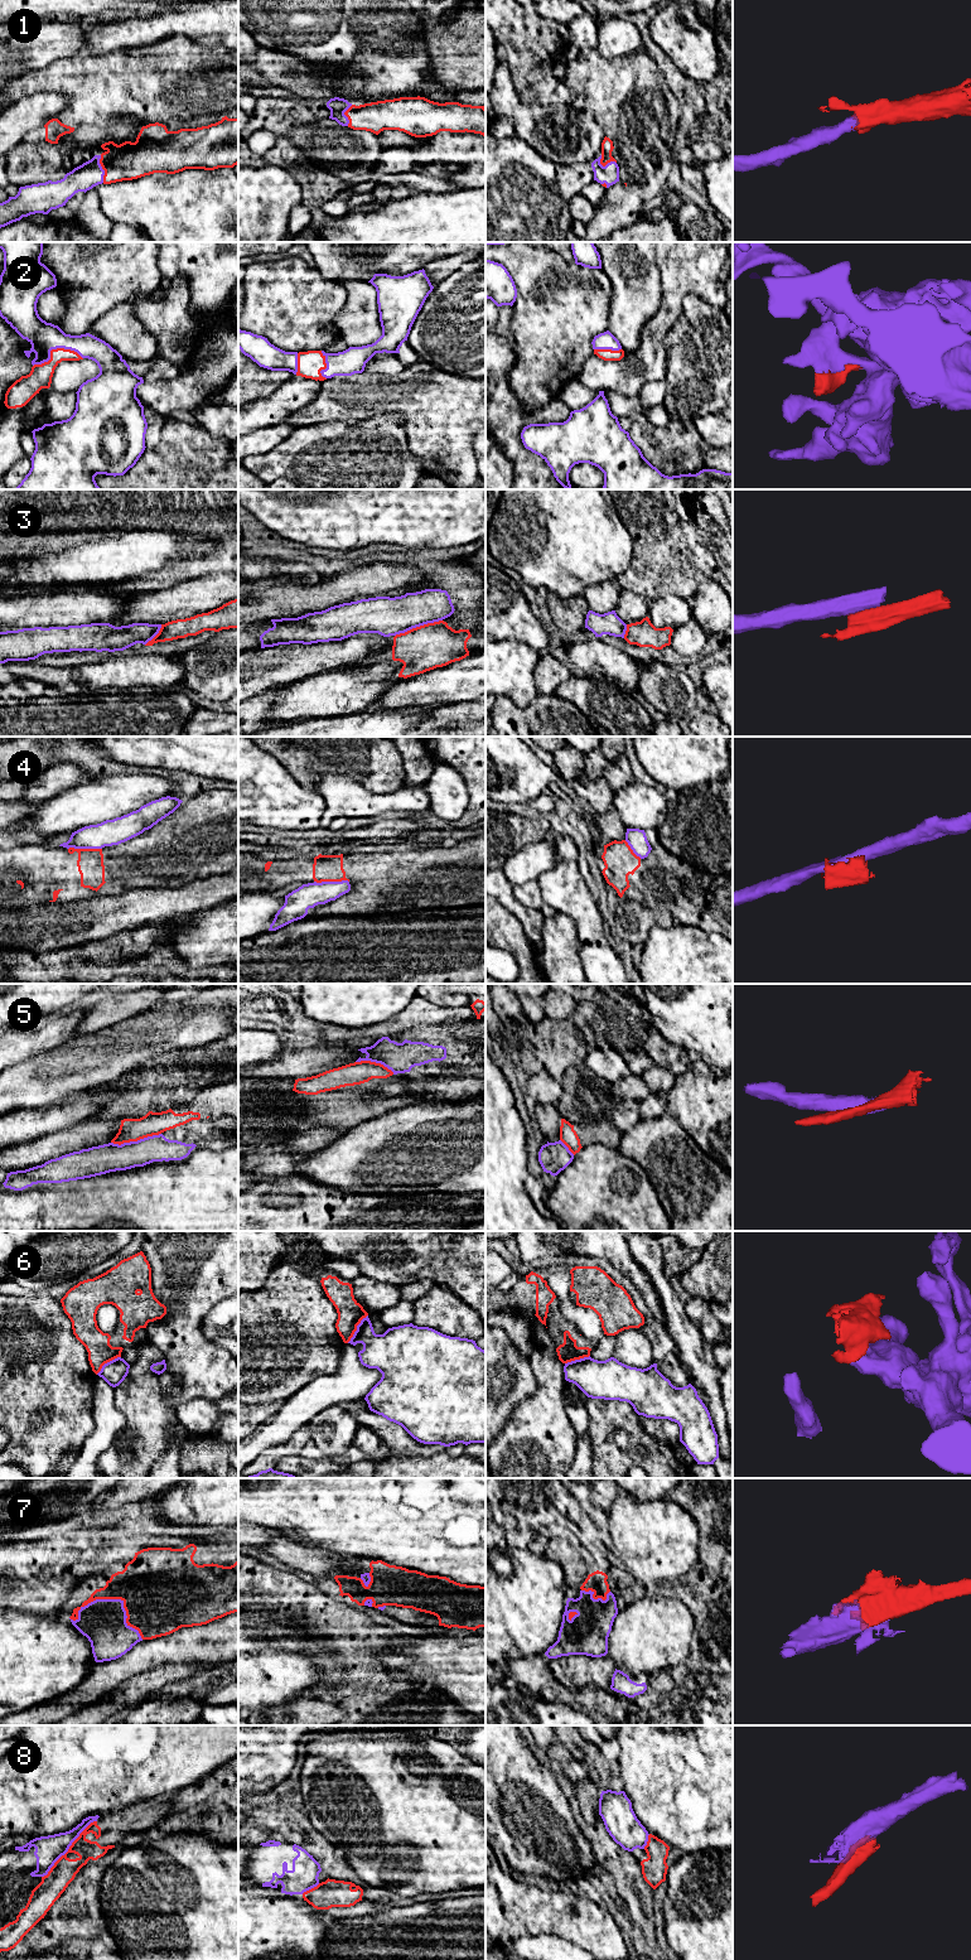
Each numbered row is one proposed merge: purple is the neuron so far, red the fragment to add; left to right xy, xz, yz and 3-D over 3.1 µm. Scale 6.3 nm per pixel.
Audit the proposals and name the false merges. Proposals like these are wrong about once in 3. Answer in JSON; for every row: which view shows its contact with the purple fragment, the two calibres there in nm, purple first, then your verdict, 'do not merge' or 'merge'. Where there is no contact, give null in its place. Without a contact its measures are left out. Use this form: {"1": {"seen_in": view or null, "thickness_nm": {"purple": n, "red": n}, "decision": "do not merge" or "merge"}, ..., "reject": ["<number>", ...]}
{"1": {"seen_in": "xy", "thickness_nm": {"purple": 160, "red": 240}, "decision": "merge"}, "2": {"seen_in": "xy", "thickness_nm": {"purple": 190, "red": 140}, "decision": "merge"}, "3": {"seen_in": "xz", "thickness_nm": {"purple": 240, "red": 280}, "decision": "do not merge"}, "4": {"seen_in": "xz", "thickness_nm": {"purple": 160, "red": 180}, "decision": "do not merge"}, "5": {"seen_in": "xy", "thickness_nm": {"purple": 180, "red": 140}, "decision": "do not merge"}, "6": {"seen_in": "xz", "thickness_nm": {"purple": 240, "red": 160}, "decision": "do not merge"}, "7": {"seen_in": "xy", "thickness_nm": {"purple": 280, "red": 400}, "decision": "merge"}, "8": {"seen_in": "xy", "thickness_nm": {"purple": 180, "red": 160}, "decision": "do not merge"}, "reject": ["3", "4", "5", "6", "8"]}

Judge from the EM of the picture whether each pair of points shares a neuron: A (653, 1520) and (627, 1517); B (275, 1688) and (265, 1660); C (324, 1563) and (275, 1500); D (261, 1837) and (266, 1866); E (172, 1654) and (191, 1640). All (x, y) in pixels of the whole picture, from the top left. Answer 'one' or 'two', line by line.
A: one
B: one
C: two
D: two
E: one

